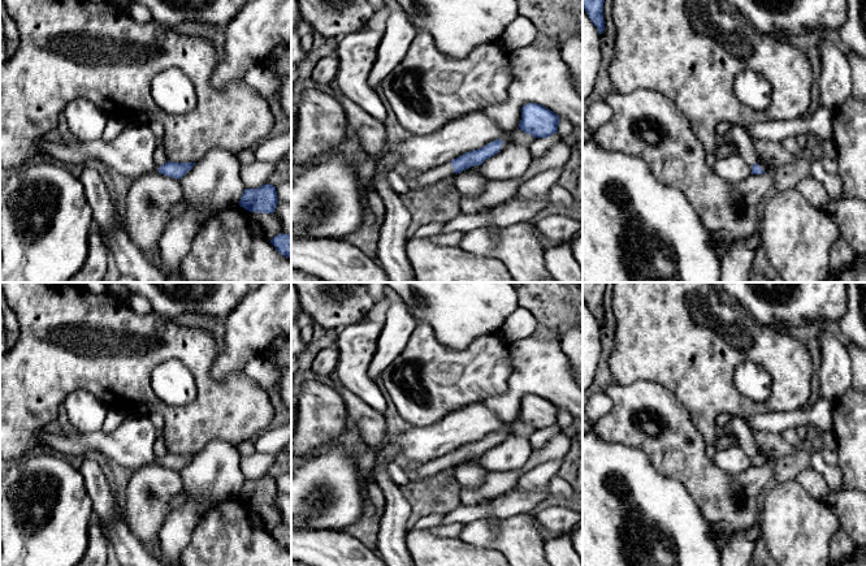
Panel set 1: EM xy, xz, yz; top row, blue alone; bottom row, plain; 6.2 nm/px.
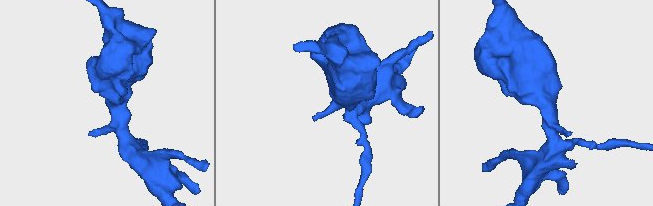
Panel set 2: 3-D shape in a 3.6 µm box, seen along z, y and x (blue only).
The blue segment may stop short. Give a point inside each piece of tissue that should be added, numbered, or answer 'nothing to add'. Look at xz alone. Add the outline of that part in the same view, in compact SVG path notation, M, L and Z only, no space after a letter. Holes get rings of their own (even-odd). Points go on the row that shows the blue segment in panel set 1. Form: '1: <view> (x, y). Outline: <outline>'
1: xz (425, 180). Outline: M451 161L445 163L434 169L421 172L419 177L411 182L413 191L424 191L433 187L436 183L443 181L447 177L453 177L455 174Z

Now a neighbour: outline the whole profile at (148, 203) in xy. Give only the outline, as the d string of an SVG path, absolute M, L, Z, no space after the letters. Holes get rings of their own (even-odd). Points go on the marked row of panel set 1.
M160 173L135 178L127 195L122 226L130 241L153 264L161 234L172 221L172 208L183 199L178 178Z

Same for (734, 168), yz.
M739 154L716 157L711 165L713 170L726 182L737 183L752 174L752 167Z

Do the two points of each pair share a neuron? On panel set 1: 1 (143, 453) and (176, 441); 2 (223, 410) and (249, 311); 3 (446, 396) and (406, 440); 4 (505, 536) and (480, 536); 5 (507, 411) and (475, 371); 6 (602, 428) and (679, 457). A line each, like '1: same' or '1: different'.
1: different
2: different
3: different
4: same
5: different
6: same

